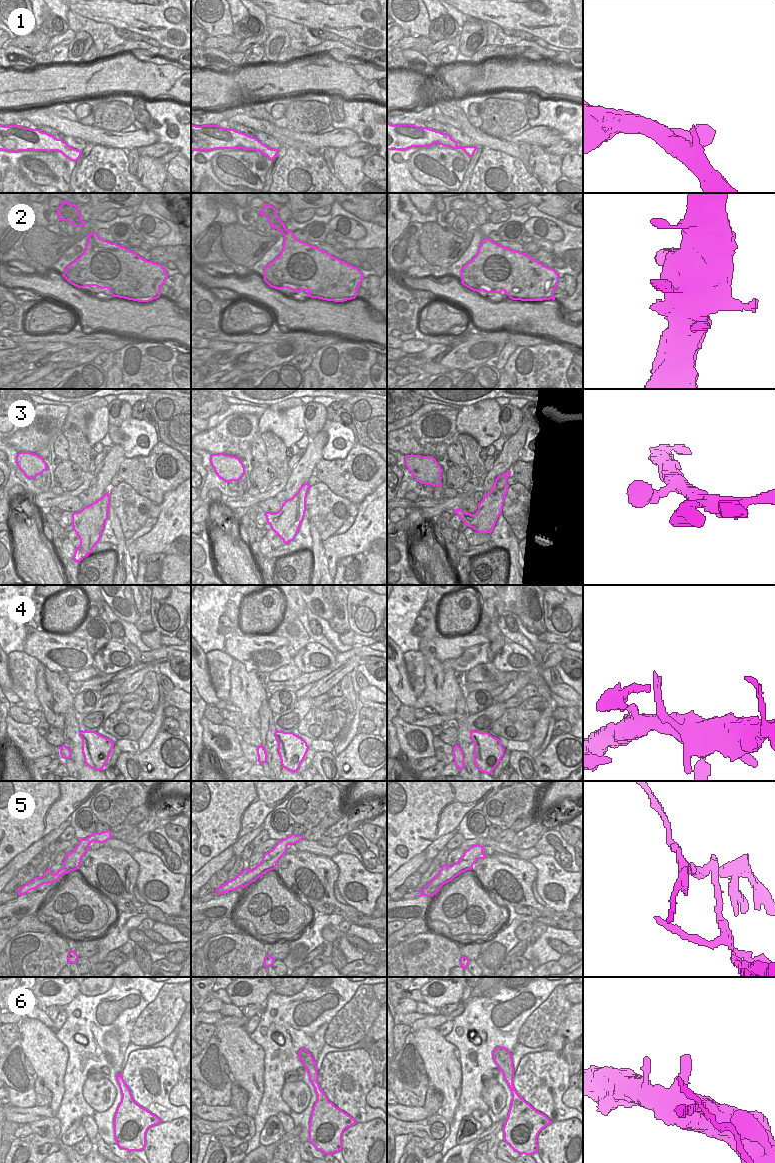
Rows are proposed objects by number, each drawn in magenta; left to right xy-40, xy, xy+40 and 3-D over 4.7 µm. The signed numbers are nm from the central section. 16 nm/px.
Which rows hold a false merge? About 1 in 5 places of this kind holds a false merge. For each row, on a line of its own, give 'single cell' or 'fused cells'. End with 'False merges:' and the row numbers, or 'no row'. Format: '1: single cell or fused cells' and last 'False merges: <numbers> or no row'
1: single cell
2: single cell
3: single cell
4: single cell
5: fused cells
6: single cell
False merges: 5

